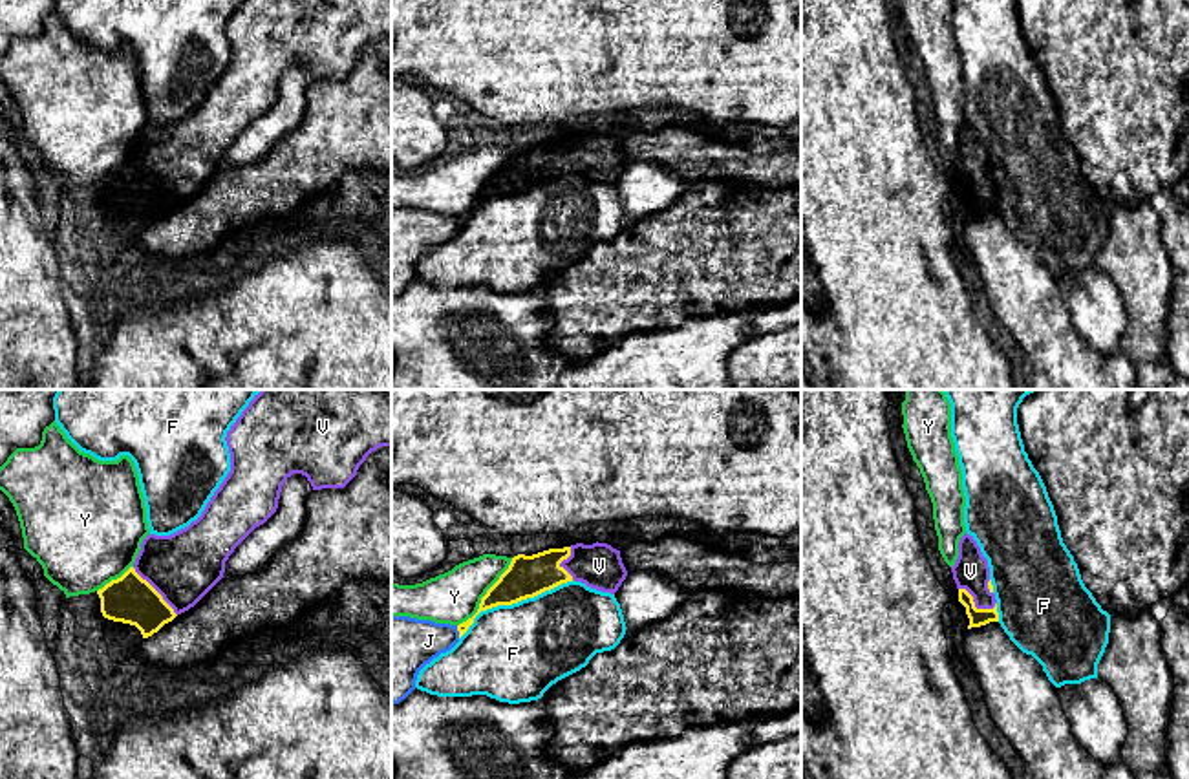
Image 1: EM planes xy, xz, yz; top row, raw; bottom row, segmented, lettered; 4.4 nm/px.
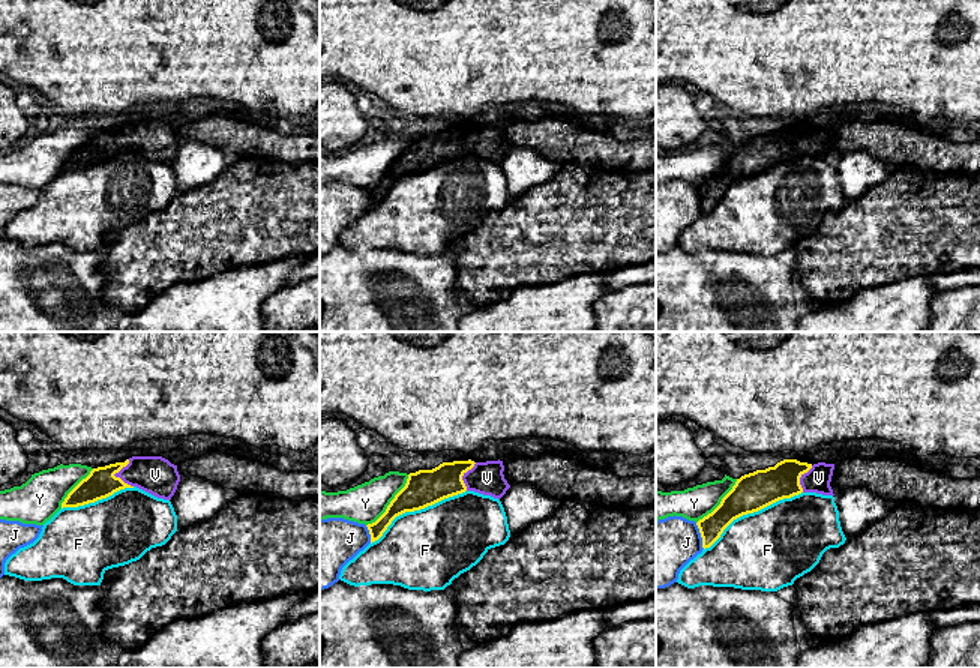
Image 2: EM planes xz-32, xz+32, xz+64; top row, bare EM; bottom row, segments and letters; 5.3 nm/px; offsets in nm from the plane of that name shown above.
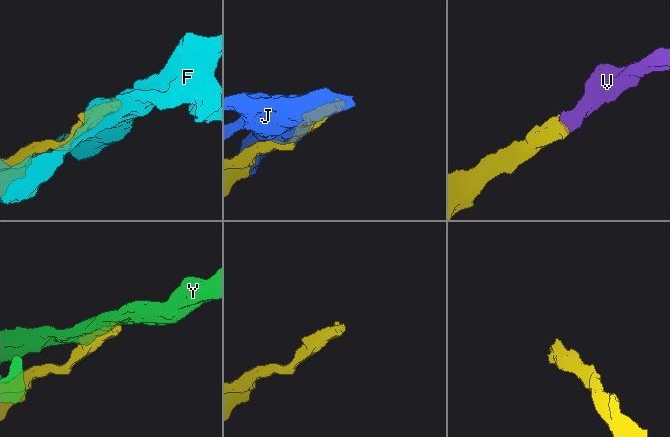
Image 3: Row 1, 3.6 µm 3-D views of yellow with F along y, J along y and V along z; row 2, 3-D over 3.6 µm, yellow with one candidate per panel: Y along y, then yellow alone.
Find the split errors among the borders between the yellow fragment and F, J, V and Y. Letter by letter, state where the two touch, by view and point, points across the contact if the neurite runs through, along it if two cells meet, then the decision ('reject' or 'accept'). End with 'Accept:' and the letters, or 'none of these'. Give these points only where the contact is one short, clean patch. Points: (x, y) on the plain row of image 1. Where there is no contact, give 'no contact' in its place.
F: meets yellow in xz at (513, 192); reject
J: meets yellow in xz at (458, 220); reject
V: meets yellow in xy at (156, 181); runs through xy (132, 191), (156, 181), (185, 156); accept
Y: meets yellow in xz at (485, 185); reject
Accept: V

